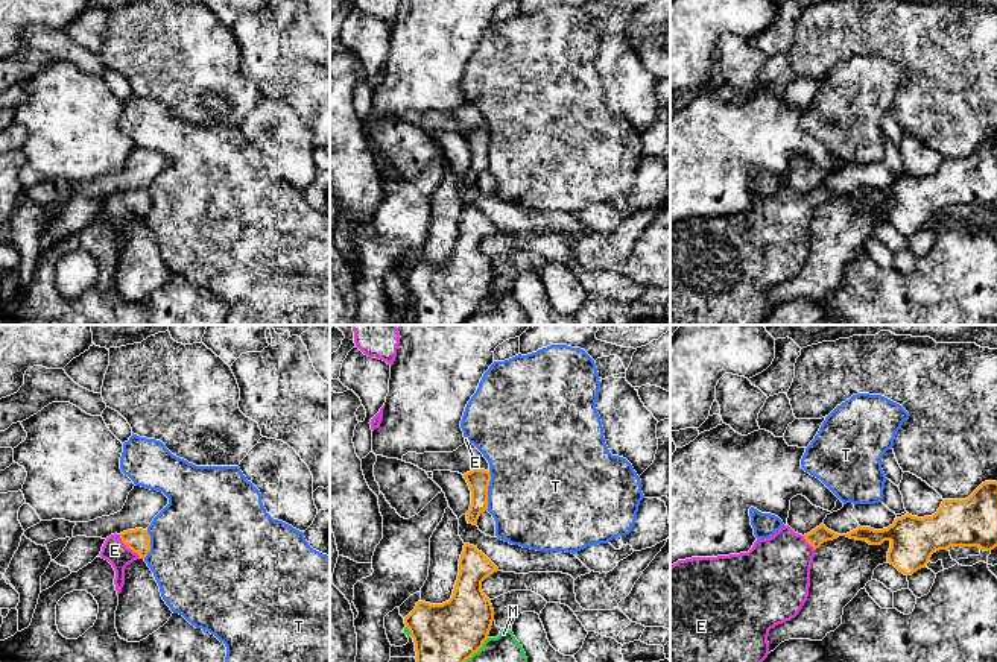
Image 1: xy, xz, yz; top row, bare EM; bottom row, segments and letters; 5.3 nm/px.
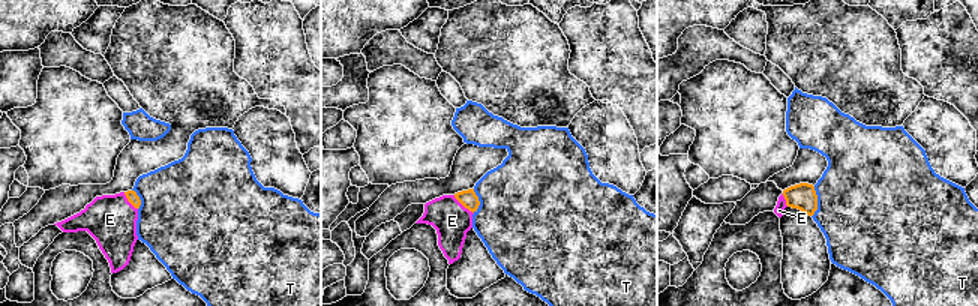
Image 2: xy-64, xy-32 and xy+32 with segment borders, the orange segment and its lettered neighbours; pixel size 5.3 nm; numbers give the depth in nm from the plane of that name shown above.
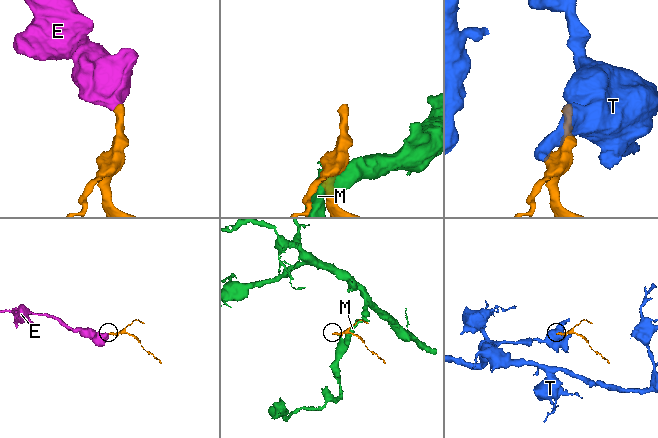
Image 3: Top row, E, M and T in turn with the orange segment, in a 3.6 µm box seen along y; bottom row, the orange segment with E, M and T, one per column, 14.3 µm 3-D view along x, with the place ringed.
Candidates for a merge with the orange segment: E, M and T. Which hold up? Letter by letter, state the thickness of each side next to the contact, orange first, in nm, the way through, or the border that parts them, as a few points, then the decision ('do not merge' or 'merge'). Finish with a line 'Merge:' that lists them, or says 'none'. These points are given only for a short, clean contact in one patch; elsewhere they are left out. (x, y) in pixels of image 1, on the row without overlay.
E: 120 nm thick on the orange side, 120 nm on the other; runs through xy (139, 201), (128, 207), (114, 210); merge
M: 340 nm thick on the orange side, 280 nm on the other; do not merge
T: 120 nm thick on the orange side, 500 nm on the other; border along xz (490, 132), (487, 169); do not merge
Merge: E

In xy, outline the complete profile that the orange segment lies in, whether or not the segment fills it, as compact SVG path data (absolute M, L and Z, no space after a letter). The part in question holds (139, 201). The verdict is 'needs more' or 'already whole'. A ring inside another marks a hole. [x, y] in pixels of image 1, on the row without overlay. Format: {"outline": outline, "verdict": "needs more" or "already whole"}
{"outline": "M143 188L128 190L106 197L99 216L108 220L116 231L114 244L117 255L125 244L125 228L140 217L144 219L149 211L150 196Z", "verdict": "needs more"}

